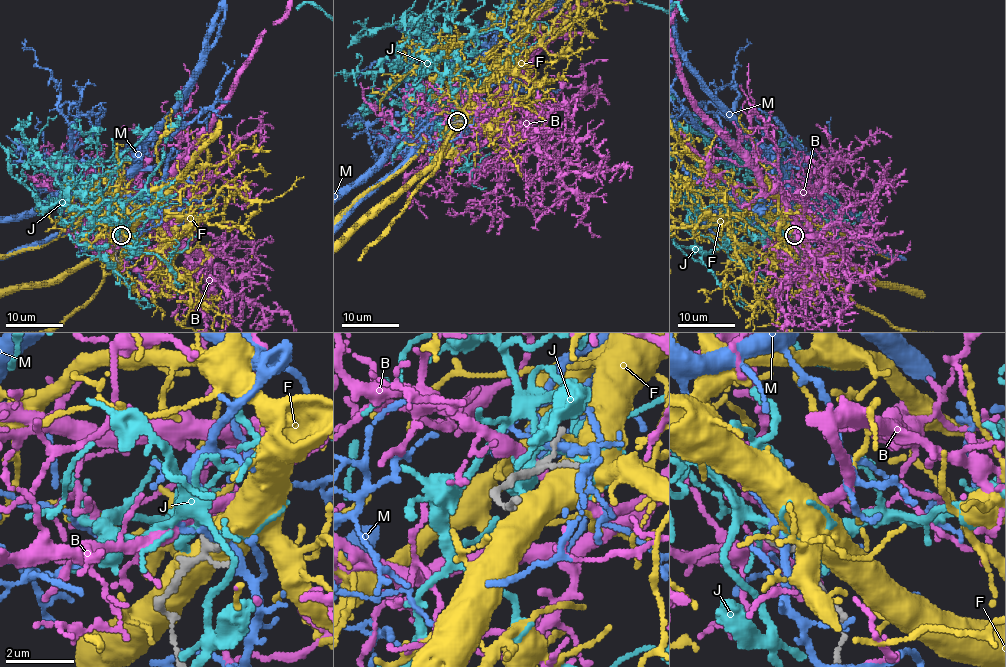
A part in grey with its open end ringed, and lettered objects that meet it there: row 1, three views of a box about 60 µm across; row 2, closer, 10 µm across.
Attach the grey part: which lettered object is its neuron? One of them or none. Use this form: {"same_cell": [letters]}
{"same_cell": ["B"]}

